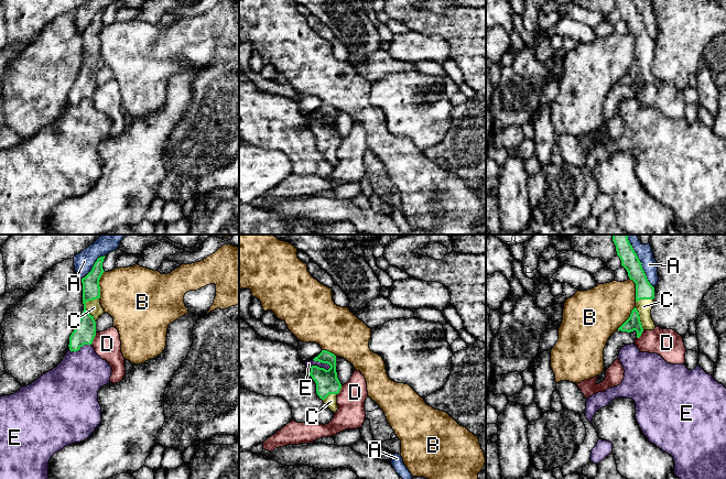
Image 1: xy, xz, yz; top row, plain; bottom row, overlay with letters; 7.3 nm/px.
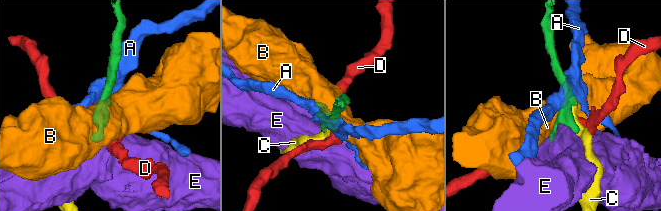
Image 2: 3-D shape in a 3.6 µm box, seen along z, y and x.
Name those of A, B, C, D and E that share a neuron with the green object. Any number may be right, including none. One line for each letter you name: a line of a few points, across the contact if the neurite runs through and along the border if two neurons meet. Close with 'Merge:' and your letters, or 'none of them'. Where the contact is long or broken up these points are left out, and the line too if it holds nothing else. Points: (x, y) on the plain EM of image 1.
Merge: C

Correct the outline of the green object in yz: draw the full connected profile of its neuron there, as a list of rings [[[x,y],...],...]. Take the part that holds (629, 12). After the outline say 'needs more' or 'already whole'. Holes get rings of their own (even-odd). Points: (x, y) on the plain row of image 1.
[[[616,0],[616,4],[621,13],[621,19],[628,25],[629,32],[636,36],[636,61],[618,84],[627,86],[636,84],[637,91],[639,91],[643,84],[653,84],[655,81],[651,70],[651,63],[654,57],[654,41],[648,34],[632,0]]]; needs more

